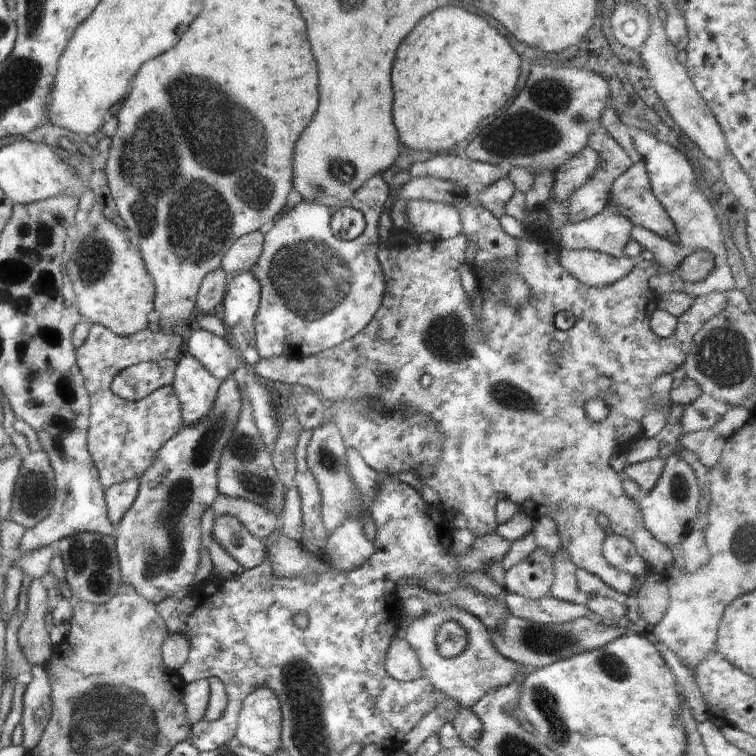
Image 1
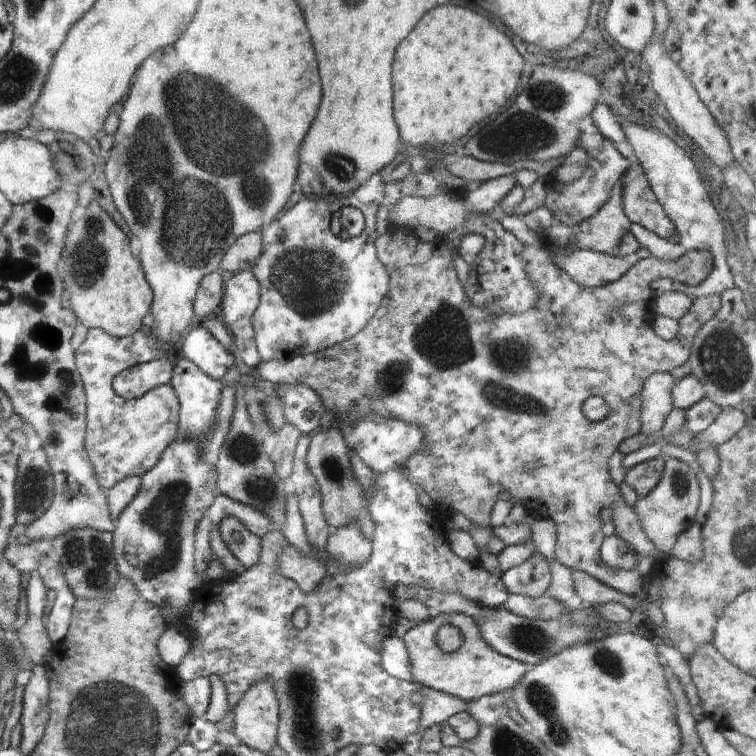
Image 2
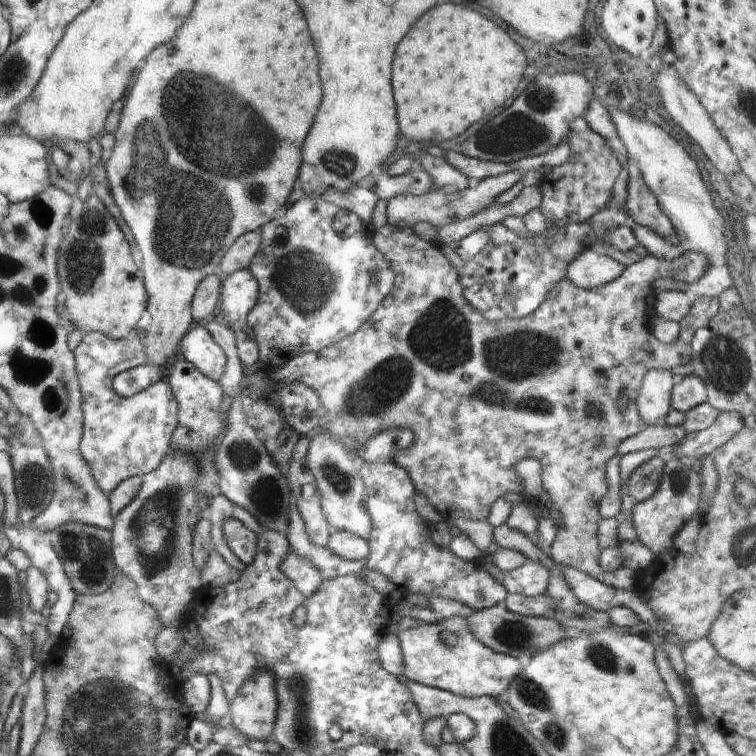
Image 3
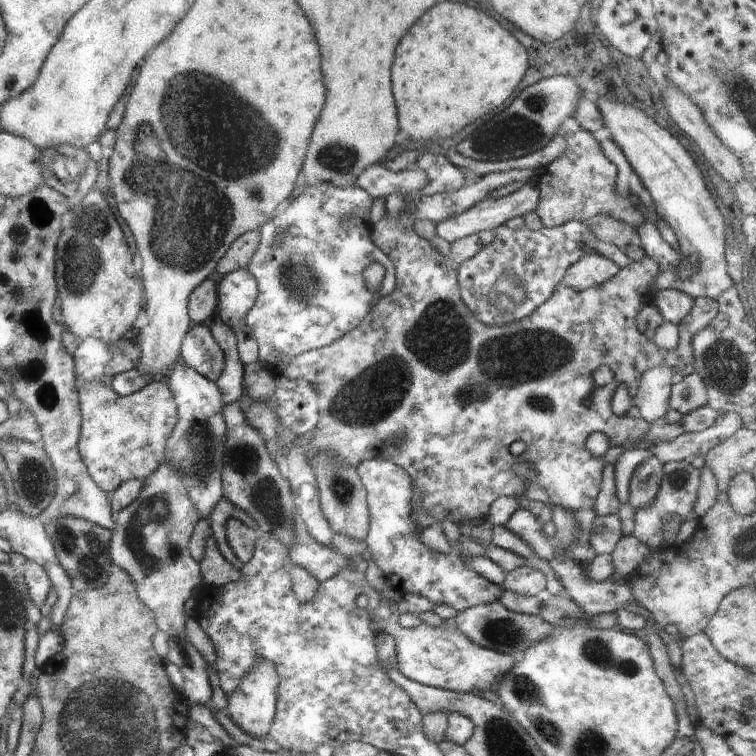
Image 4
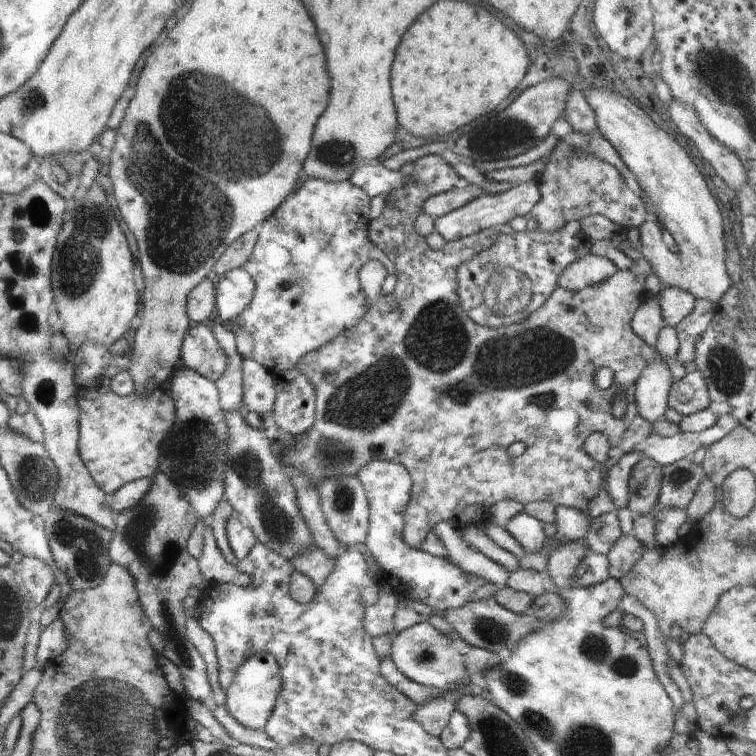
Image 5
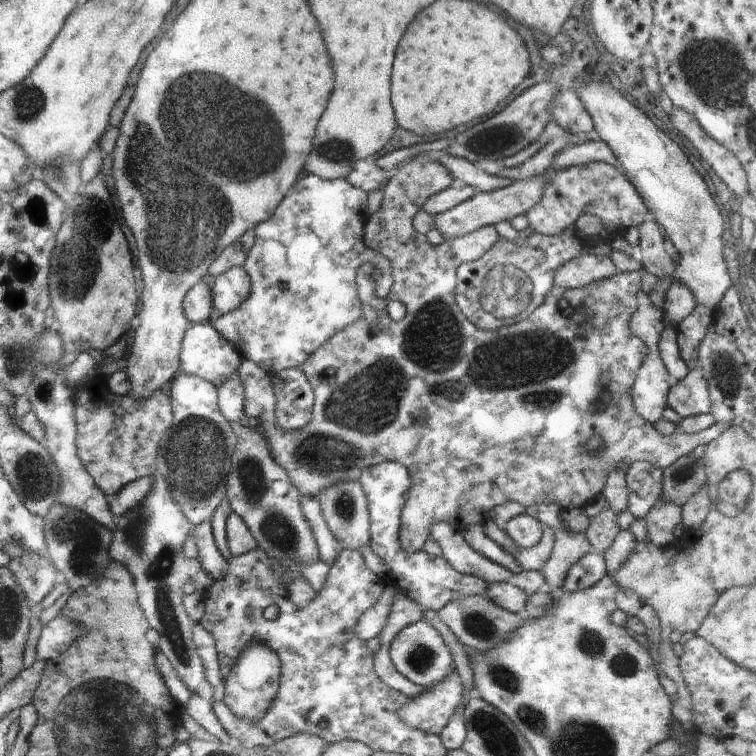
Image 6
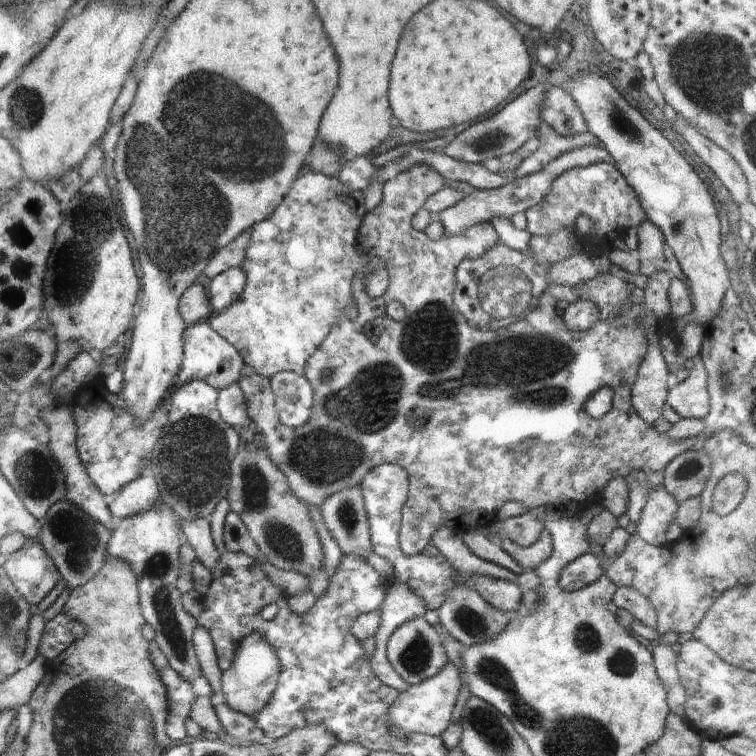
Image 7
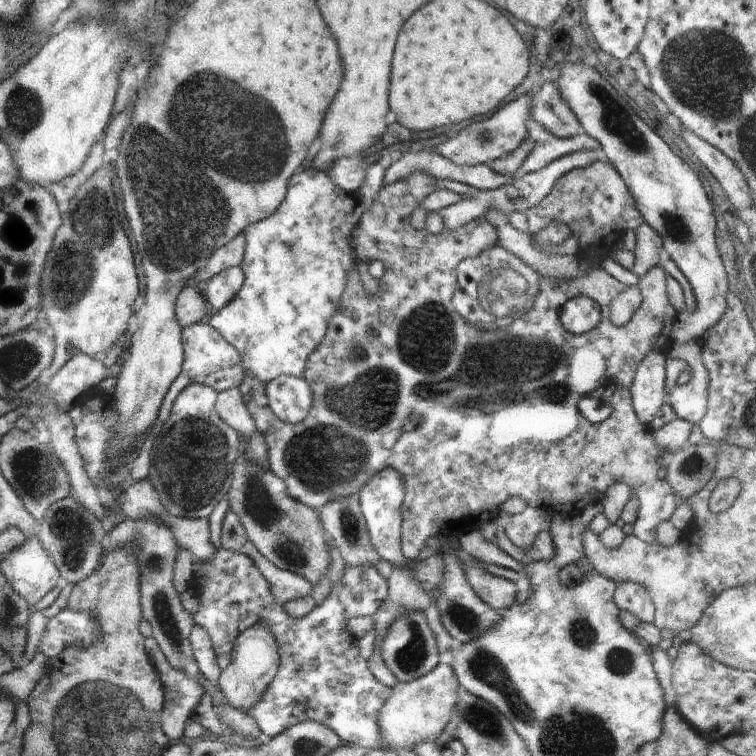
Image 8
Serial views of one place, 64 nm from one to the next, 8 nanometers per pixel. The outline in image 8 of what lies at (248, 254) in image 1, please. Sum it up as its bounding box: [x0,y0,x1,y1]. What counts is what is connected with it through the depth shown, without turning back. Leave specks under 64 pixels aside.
[194,233,246,282]

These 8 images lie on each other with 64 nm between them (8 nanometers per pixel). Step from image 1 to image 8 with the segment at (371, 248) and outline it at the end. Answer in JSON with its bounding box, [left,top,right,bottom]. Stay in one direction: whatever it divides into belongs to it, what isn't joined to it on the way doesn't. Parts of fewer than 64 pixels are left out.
[207,167,380,438]

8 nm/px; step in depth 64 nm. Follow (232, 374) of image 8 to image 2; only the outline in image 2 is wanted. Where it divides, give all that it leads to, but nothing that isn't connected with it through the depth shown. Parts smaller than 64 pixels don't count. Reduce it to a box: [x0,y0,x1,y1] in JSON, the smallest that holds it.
[178,322,238,380]

